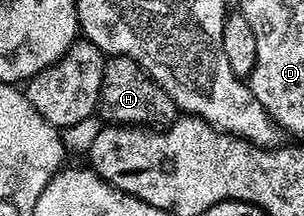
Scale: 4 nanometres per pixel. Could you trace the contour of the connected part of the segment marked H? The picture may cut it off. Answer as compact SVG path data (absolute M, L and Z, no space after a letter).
M108 57L105 60L98 113L105 117L105 122L133 127L167 127L178 116L174 99L170 99L170 95L154 83L151 75L129 57Z

